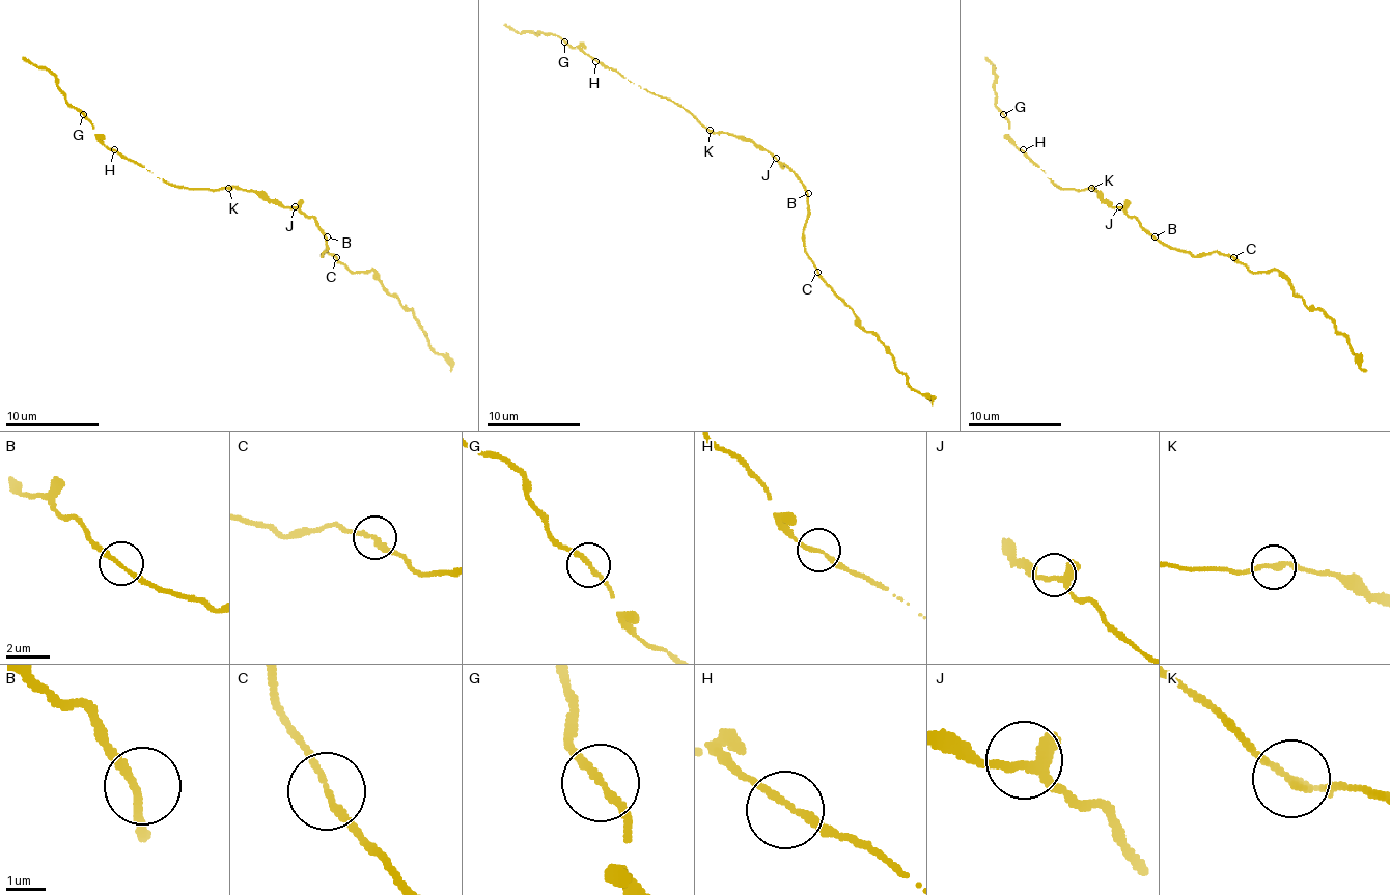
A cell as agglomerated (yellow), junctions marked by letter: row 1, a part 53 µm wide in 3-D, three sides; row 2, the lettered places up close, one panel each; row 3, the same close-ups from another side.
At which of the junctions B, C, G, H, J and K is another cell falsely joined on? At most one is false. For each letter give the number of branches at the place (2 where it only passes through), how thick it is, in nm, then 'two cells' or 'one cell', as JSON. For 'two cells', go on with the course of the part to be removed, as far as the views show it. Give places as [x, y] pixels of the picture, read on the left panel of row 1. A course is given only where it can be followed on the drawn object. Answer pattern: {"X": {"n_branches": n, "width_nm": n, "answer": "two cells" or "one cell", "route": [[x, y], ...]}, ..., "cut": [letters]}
{"B": {"n_branches": 2, "width_nm": 170, "answer": "one cell"}, "C": {"n_branches": 2, "width_nm": 180, "answer": "one cell"}, "G": {"n_branches": 2, "width_nm": 170, "answer": "one cell"}, "H": {"n_branches": 2, "width_nm": 180, "answer": "one cell"}, "J": {"n_branches": 3, "width_nm": 170, "answer": "one cell"}, "K": {"n_branches": 2, "width_nm": 200, "answer": "one cell"}, "cut": []}

